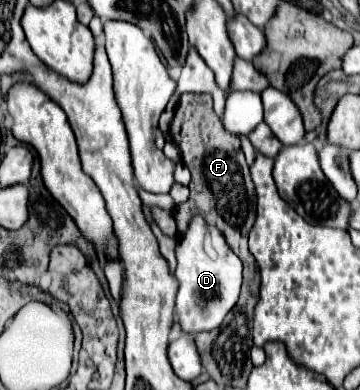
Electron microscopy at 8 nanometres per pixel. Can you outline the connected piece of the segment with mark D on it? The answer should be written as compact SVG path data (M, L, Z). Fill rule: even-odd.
M193 216L183 234L175 234L175 256L179 280L179 292L175 300L177 322L183 332L197 334L203 330L215 330L225 320L227 312L237 304L243 284L243 262L223 240L223 232L207 224L201 216Z

